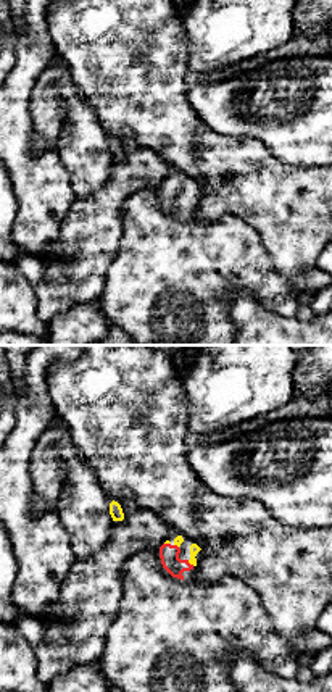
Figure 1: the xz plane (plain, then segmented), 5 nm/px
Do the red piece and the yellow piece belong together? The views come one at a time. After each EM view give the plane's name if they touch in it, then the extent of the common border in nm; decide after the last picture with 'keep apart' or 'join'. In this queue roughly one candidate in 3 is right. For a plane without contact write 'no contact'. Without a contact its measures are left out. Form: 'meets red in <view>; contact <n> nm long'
meets red in xz; contact 50 nm long

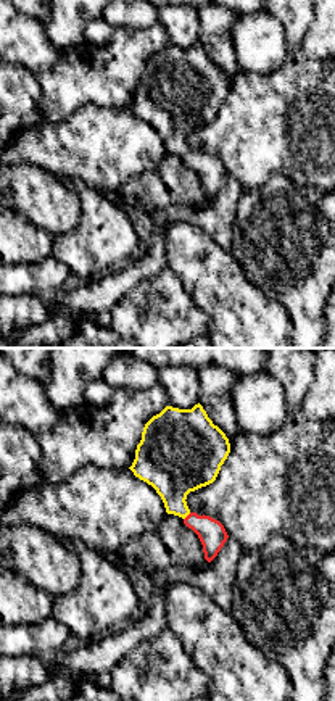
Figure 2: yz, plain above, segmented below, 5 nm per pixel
meets red in yz; contact 50 nm long

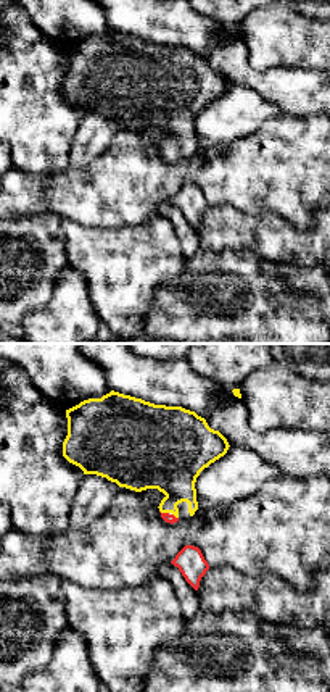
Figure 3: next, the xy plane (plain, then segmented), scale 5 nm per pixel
meets red in xy; contact 50 nm long

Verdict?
join

